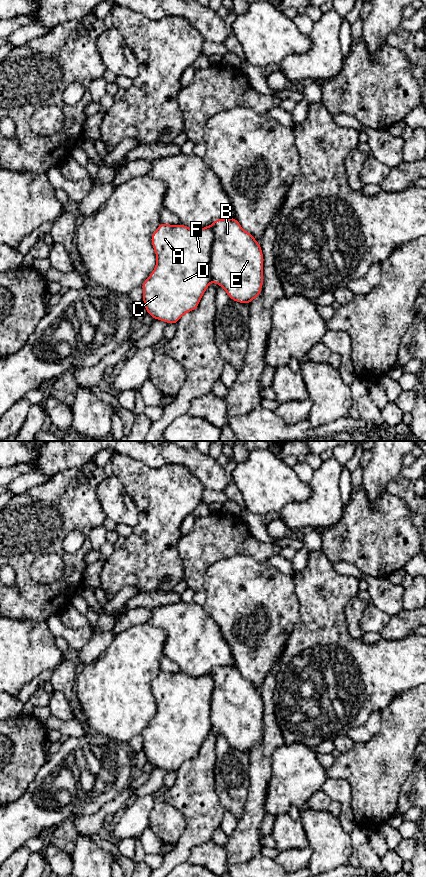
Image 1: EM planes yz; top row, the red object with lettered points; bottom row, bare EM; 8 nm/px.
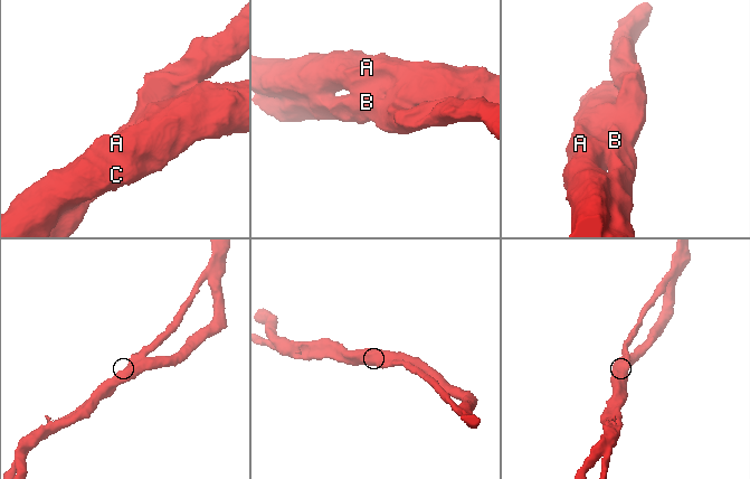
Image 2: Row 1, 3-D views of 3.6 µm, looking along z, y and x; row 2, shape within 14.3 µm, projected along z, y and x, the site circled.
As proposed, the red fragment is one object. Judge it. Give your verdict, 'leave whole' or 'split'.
leave whole

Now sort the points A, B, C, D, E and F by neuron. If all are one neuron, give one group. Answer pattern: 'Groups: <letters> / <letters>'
Groups: A B C D E F

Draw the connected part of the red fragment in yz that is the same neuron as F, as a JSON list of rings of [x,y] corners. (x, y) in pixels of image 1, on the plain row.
[[[236,666],[215,667],[214,670],[201,677],[191,677],[186,673],[170,673],[160,671],[151,683],[152,695],[156,702],[156,713],[149,725],[141,733],[143,752],[147,762],[155,768],[176,772],[184,762],[194,759],[199,754],[210,731],[220,733],[229,746],[238,751],[247,751],[261,742],[263,734],[263,701],[254,684],[245,679]]]

